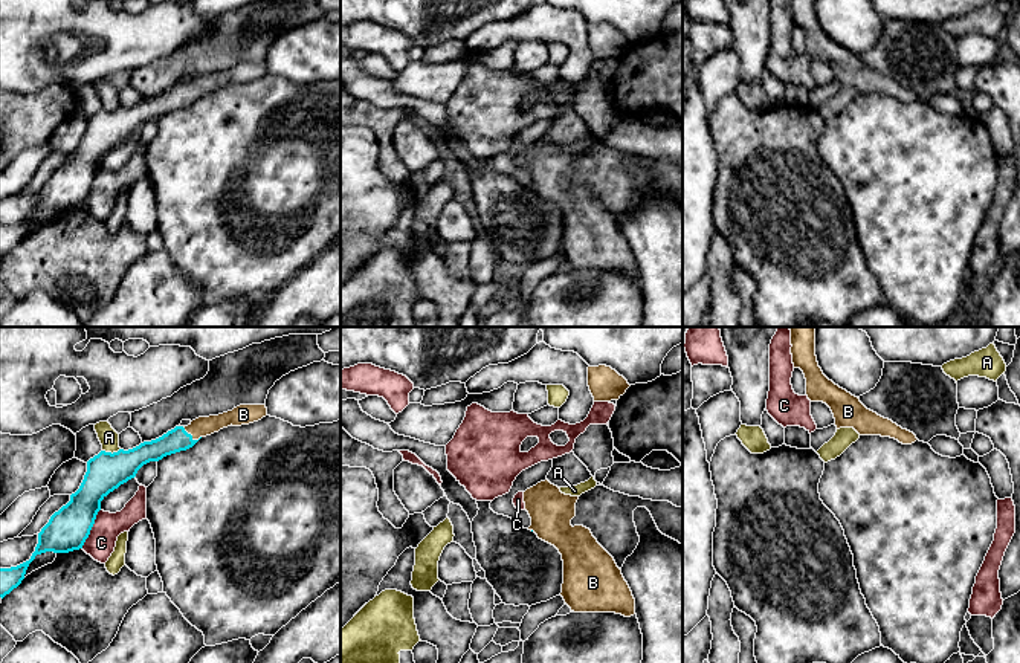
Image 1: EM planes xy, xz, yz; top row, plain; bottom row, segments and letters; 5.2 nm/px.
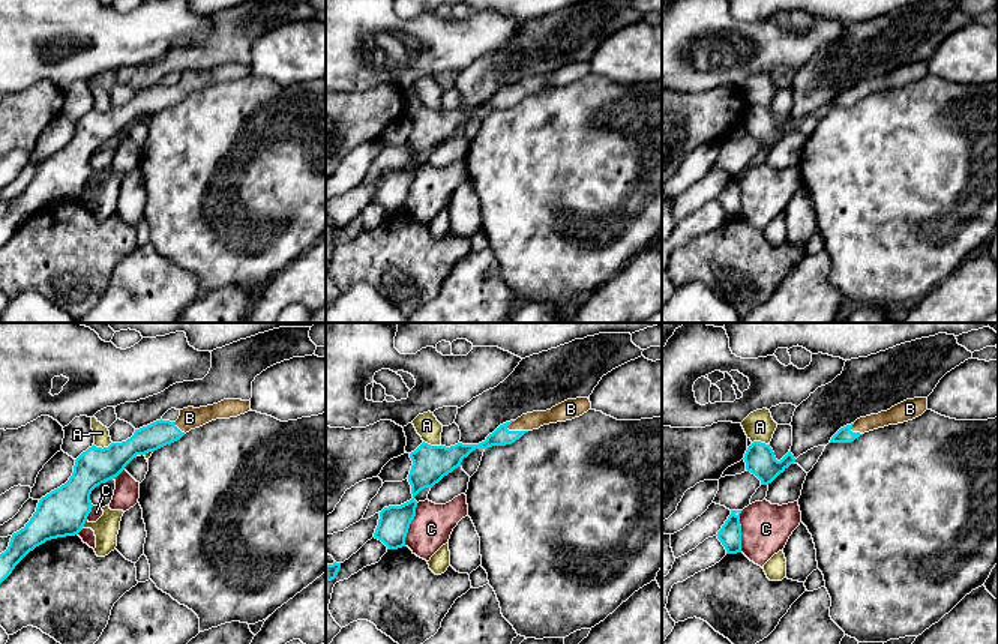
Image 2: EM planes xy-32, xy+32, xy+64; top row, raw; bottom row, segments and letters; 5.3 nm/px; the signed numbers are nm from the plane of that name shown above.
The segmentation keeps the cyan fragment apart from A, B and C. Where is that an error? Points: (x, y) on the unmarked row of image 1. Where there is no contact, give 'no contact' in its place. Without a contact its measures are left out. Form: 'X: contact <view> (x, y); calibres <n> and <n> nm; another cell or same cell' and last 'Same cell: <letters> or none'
A: contact xy (110, 110); calibres 200 and 100 nm; another cell
B: contact xy (191, 93); calibres 120 and 110 nm; same cell
C: contact xy (90, 187); calibres 220 and 150 nm; another cell
Same cell: B

